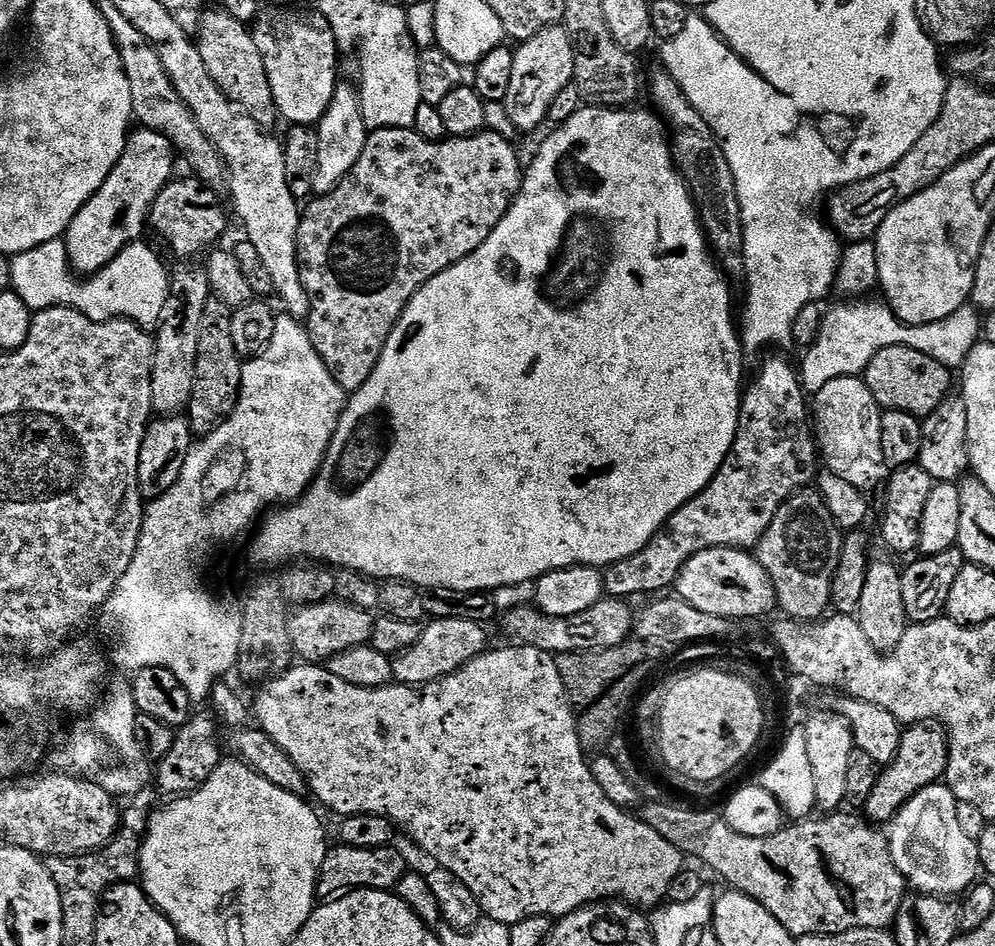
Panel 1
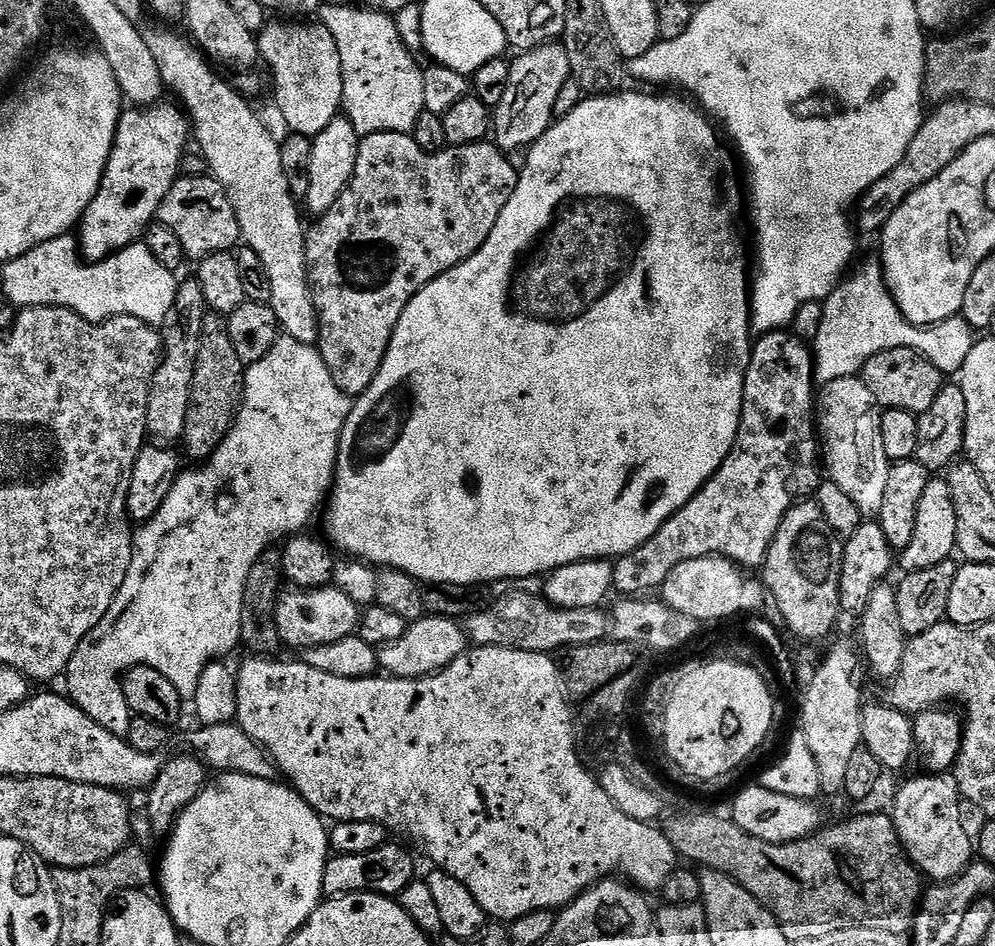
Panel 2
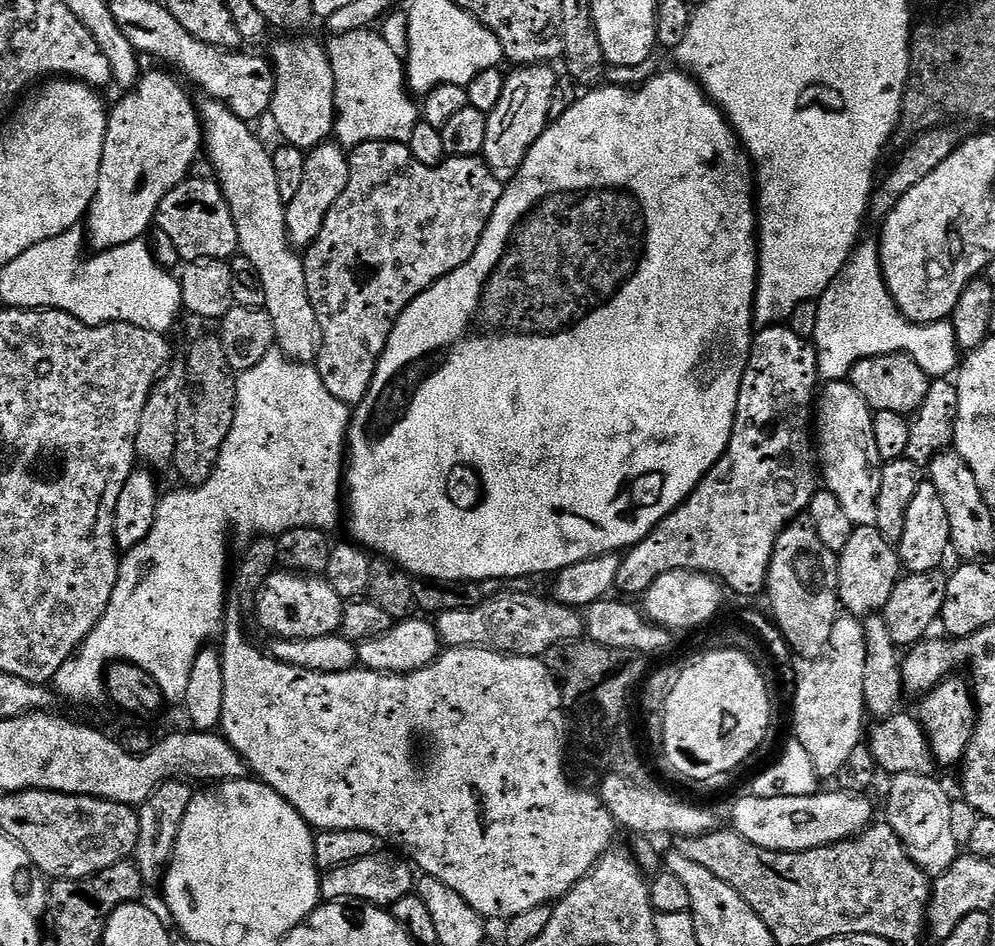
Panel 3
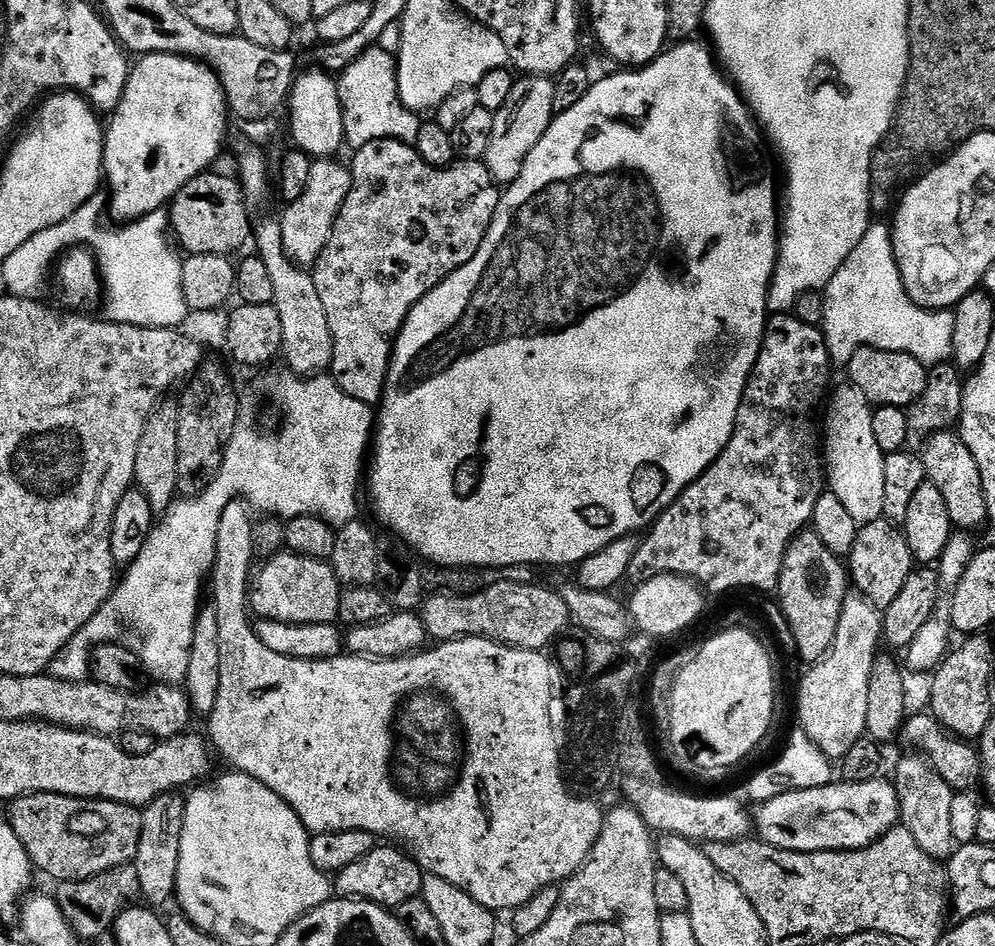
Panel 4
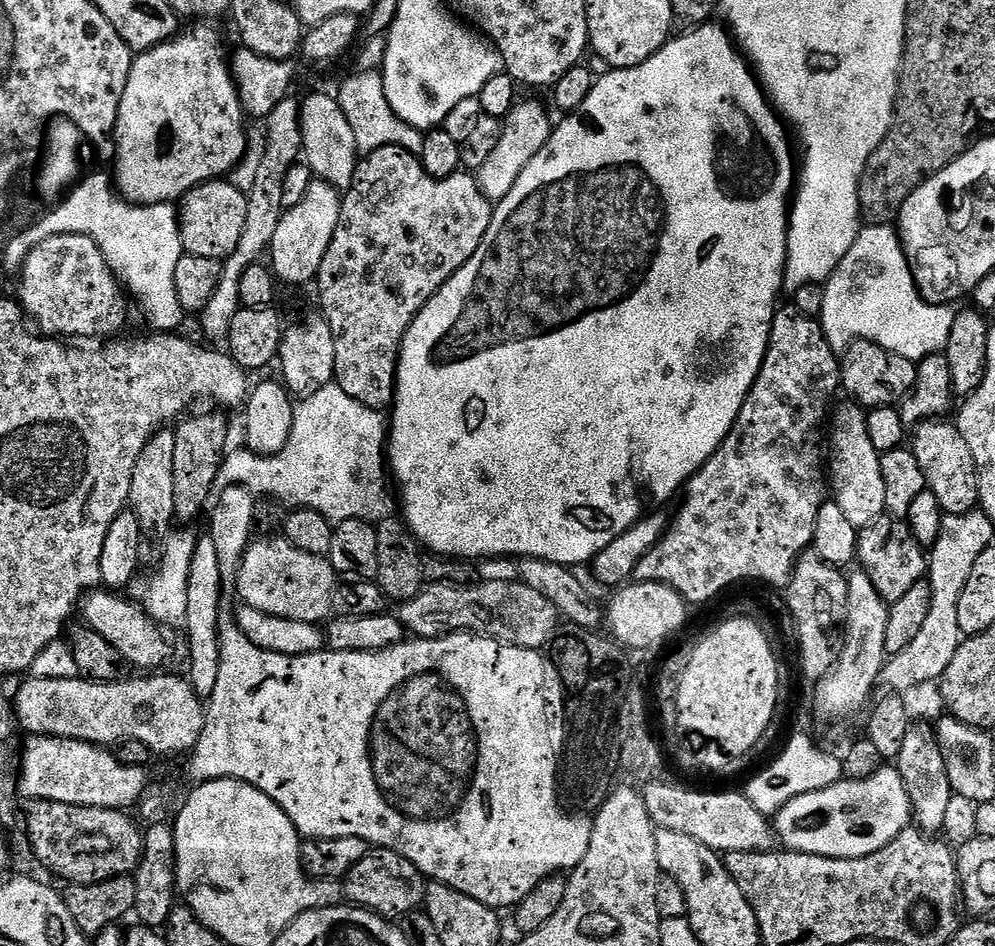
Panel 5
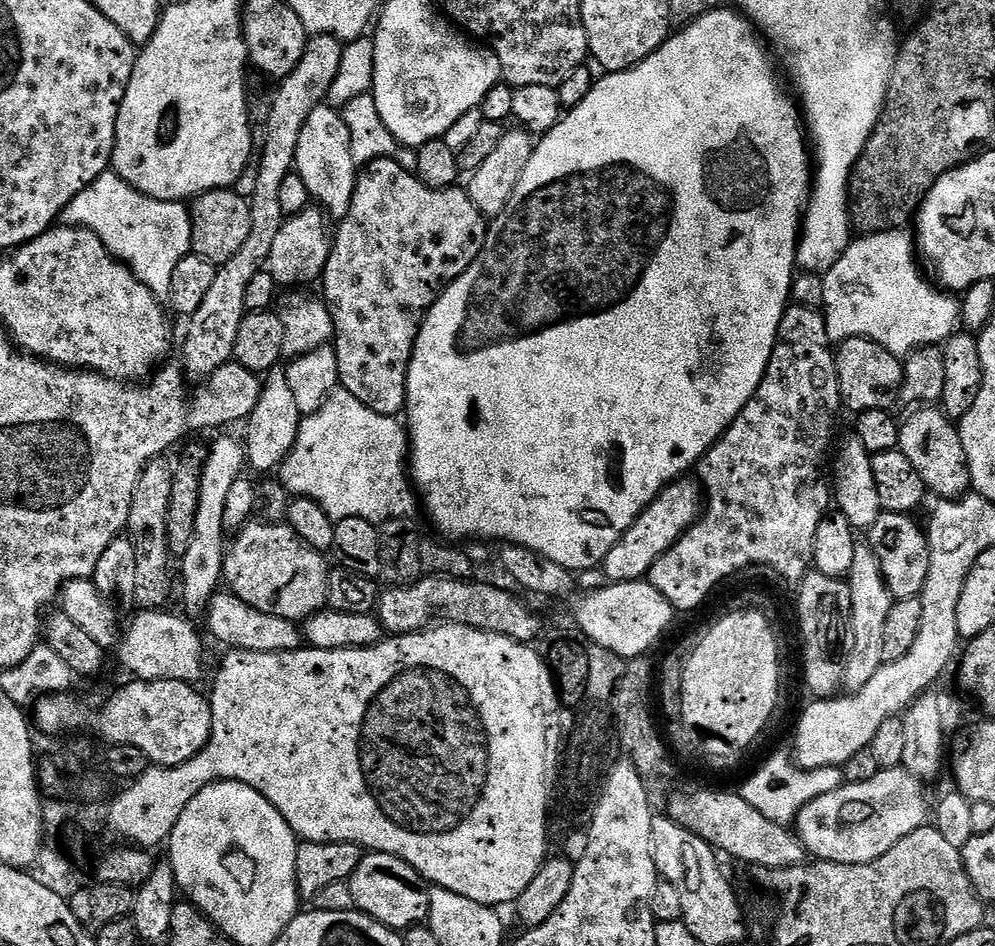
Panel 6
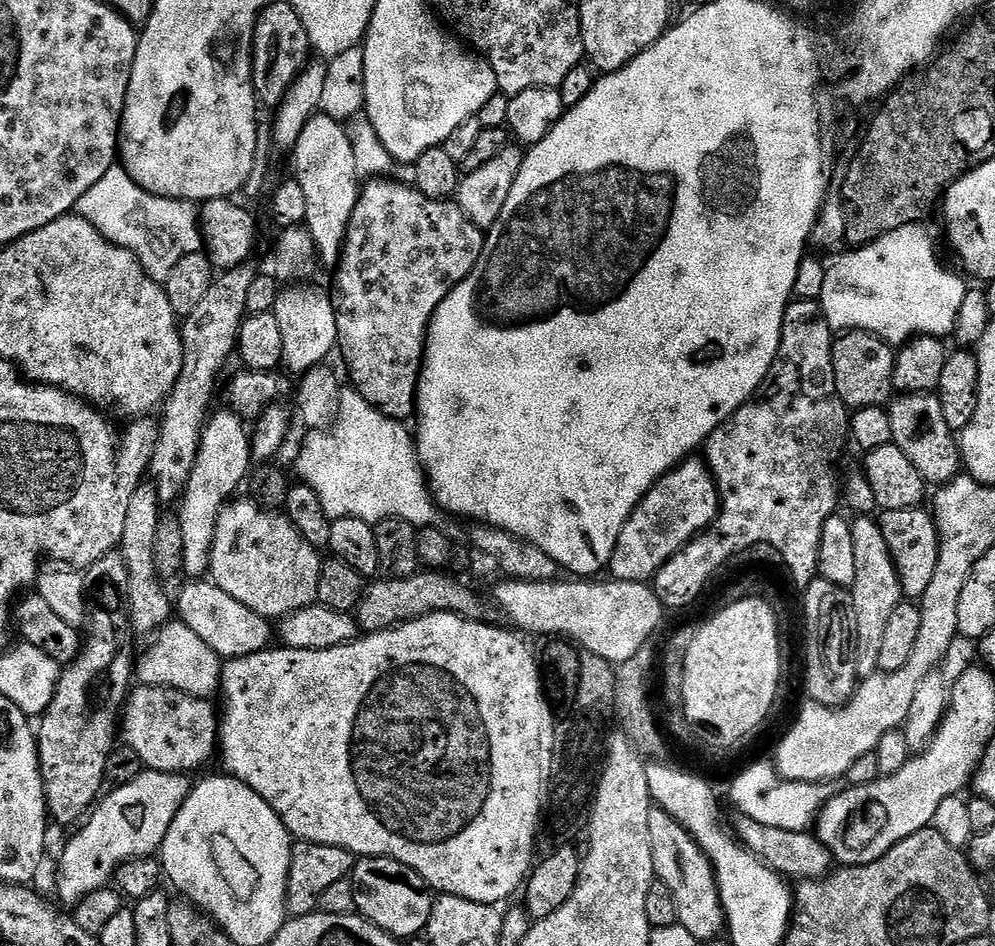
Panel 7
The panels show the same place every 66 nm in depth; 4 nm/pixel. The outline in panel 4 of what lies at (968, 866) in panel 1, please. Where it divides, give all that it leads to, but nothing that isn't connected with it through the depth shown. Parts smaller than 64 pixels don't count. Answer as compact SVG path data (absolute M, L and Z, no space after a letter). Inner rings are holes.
M923 755L904 756L896 764L896 797L900 803L900 820L910 834L914 834L914 842L926 850L933 858L944 862L954 851L954 839L951 832L950 806L953 798L952 787L932 769Z

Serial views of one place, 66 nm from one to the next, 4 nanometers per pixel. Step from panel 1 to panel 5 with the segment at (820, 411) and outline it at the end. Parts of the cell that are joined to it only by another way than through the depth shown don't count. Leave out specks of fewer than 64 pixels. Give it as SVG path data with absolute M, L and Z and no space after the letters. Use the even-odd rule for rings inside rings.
M845 401L835 407L830 418L828 474L831 491L834 490L833 503L841 507L850 524L859 530L885 515L886 486L882 481L881 453L874 449L867 429L867 413L855 401Z

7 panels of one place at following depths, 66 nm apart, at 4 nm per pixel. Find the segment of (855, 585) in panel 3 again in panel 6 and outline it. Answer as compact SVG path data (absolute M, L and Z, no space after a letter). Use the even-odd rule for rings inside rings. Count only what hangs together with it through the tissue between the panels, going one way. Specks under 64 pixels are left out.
M882 511L877 521L866 532L866 543L872 547L878 564L882 566L884 581L893 601L919 596L926 586L926 574L930 574L928 533L916 518L907 512Z

